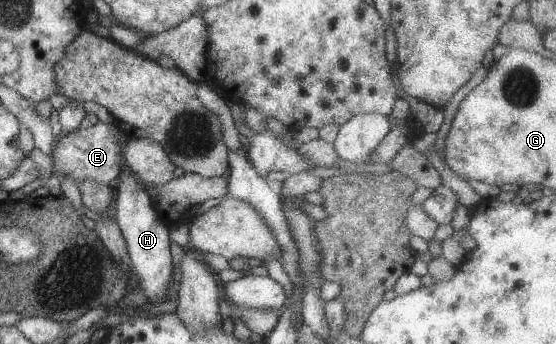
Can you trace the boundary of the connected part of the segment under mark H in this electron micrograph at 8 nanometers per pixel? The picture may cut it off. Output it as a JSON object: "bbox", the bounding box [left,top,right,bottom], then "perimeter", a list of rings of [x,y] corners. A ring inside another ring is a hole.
{"bbox":[114,159,172,302],"perimeter":[[[123,159],[121,169],[117,174],[119,178],[118,186],[114,191],[116,200],[115,214],[116,223],[127,246],[129,262],[132,272],[139,281],[145,297],[151,300],[162,302],[166,300],[164,292],[172,274],[172,264],[170,262],[170,240],[168,239],[168,229],[164,226],[162,218],[154,209],[146,188],[137,183],[135,174],[127,168]]]}

